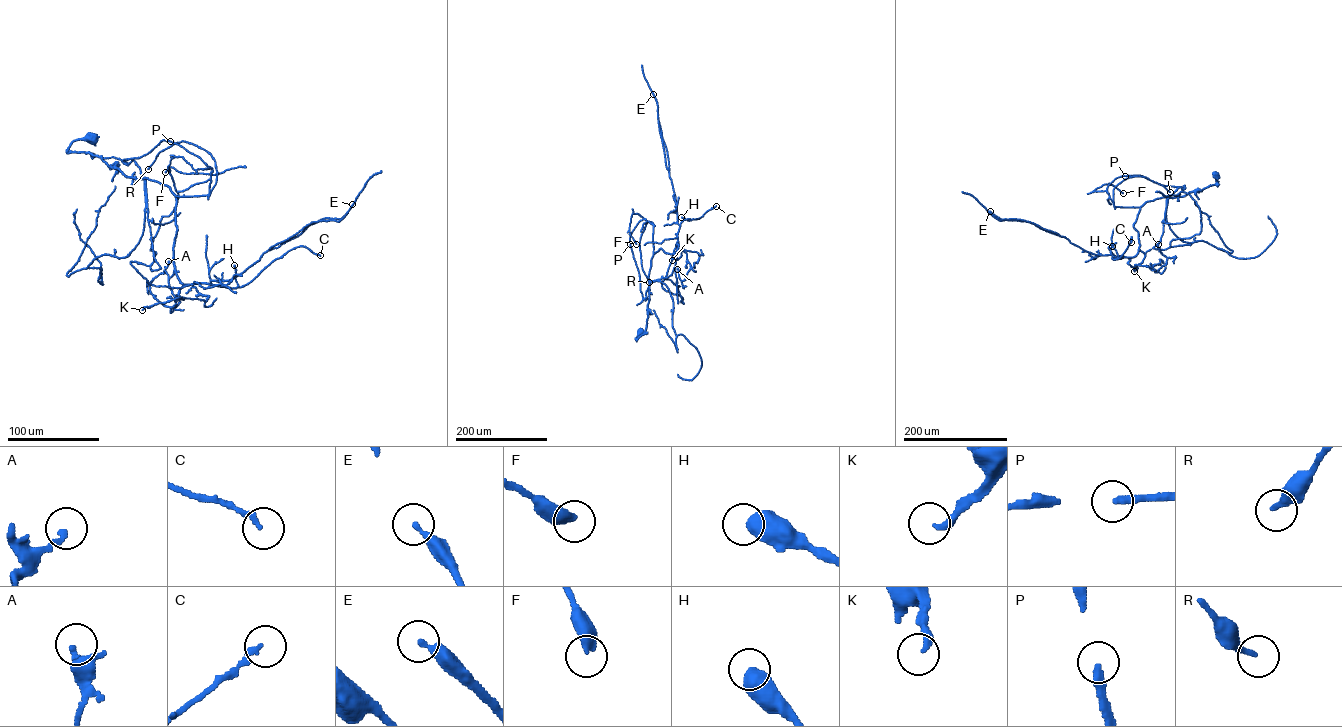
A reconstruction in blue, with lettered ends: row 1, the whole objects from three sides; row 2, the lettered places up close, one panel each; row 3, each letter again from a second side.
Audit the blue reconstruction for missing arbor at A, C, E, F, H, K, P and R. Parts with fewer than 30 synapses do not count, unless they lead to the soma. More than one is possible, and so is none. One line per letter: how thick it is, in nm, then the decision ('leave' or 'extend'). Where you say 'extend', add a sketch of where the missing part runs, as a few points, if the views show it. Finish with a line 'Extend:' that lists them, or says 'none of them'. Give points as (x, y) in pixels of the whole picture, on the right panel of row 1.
A: 190 nm thick; leave
C: 170 nm thick; leave
E: 320 nm thick; extend; missing branch runs (990, 211), (967, 188), (942, 183), (964, 171), (981, 183)
F: 440 nm thick; leave
H: 600 nm thick; leave
K: 240 nm thick; leave
P: 260 nm thick; leave
R: 220 nm thick; leave
Extend: E

